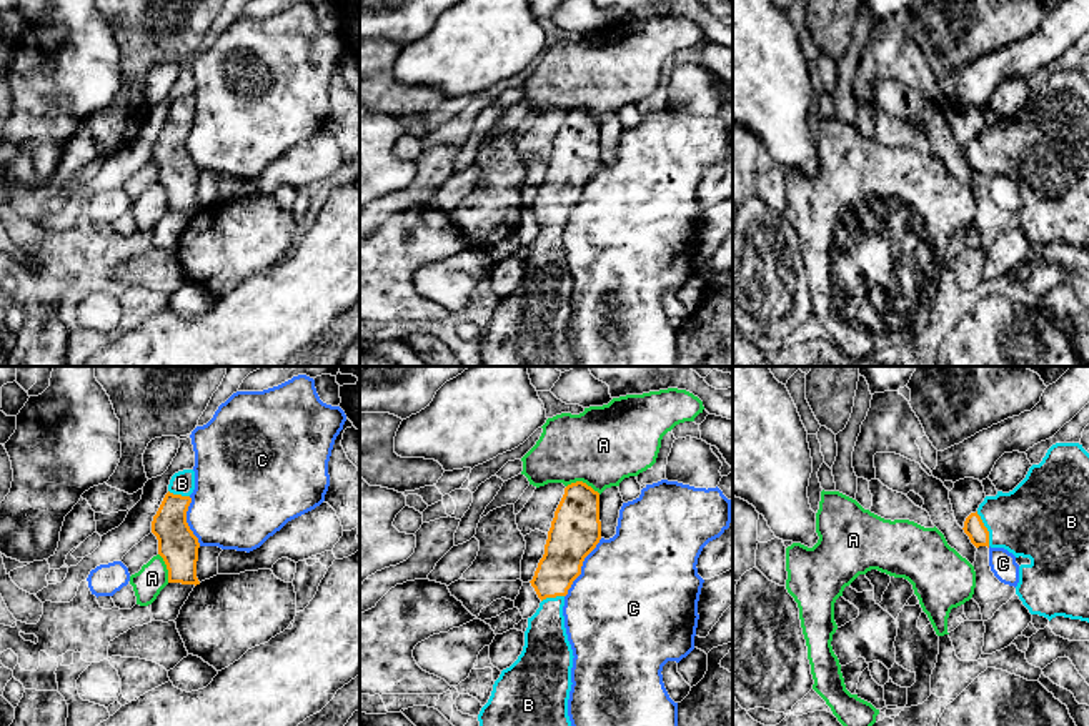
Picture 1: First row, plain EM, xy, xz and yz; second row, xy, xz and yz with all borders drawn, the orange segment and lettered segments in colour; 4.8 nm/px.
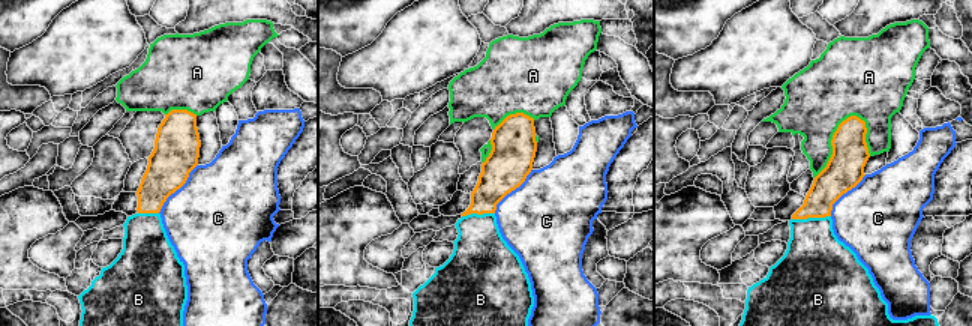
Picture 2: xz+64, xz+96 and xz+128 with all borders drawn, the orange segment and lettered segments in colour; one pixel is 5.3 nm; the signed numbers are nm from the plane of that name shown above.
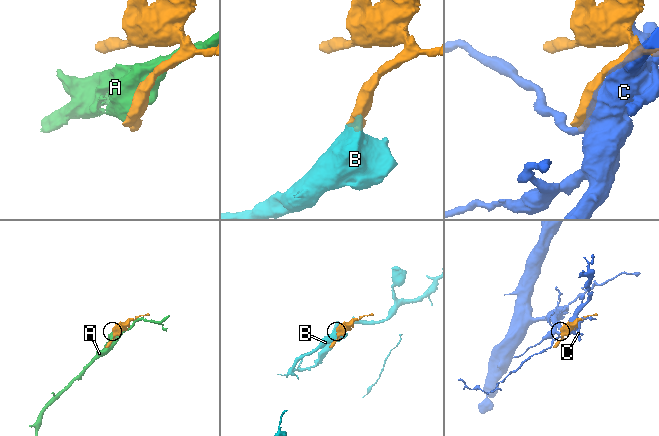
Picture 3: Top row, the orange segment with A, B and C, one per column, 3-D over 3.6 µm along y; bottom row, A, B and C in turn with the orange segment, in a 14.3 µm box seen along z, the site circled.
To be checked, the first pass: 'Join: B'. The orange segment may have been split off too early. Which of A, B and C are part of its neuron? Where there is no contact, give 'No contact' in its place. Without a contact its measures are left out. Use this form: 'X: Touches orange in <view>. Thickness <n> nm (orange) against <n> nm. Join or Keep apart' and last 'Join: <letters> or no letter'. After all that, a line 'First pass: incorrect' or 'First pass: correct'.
A: Touches orange in xz. Thickness 240 nm (orange) against 380 nm. Keep apart
B: Touches orange in yz. Thickness 100 nm (orange) against 380 nm. Join
C: Touches orange in xz. Thickness 240 nm (orange) against 480 nm. Keep apart
Join: B
First pass: correct

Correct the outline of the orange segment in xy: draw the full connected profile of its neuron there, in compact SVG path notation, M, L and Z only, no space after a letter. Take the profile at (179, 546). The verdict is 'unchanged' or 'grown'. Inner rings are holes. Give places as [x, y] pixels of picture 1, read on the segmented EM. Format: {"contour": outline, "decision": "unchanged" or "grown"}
{"contour": "M183 470L172 476L152 521L152 533L158 540L158 554L168 569L168 583L200 584L196 578L198 538L186 523L186 511L195 490L195 471Z", "decision": "grown"}

